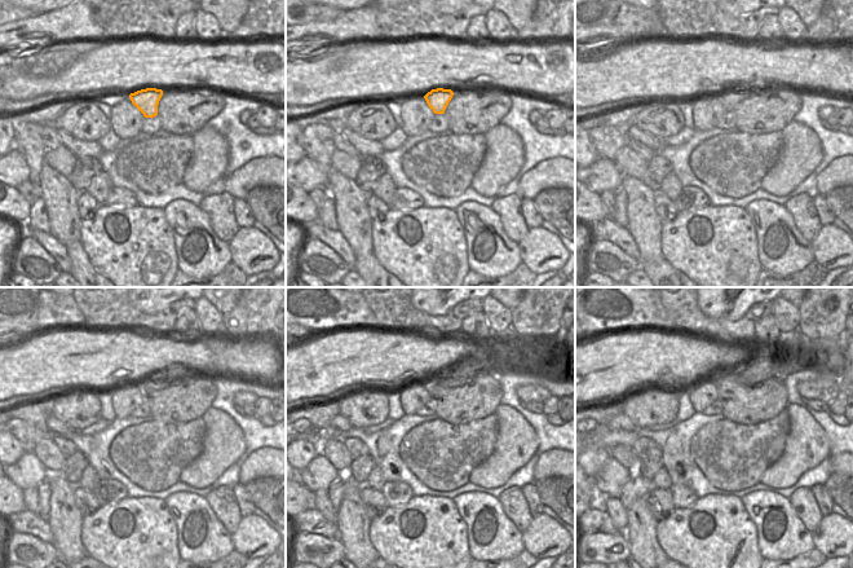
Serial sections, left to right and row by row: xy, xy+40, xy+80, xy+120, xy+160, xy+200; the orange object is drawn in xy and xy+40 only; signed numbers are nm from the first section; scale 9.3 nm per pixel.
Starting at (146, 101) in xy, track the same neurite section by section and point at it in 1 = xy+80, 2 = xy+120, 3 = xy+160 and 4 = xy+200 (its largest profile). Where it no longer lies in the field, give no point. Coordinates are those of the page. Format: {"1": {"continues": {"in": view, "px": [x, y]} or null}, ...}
{"1": {"continues": {"in": "xy+80", "px": [729, 98]}}, "2": {"continues": {"in": "xy+120", "px": [175, 373]}}, "3": {"continues": {"in": "xy+160", "px": [471, 366]}}, "4": {"continues": {"in": "xy+200", "px": [792, 351]}}}

